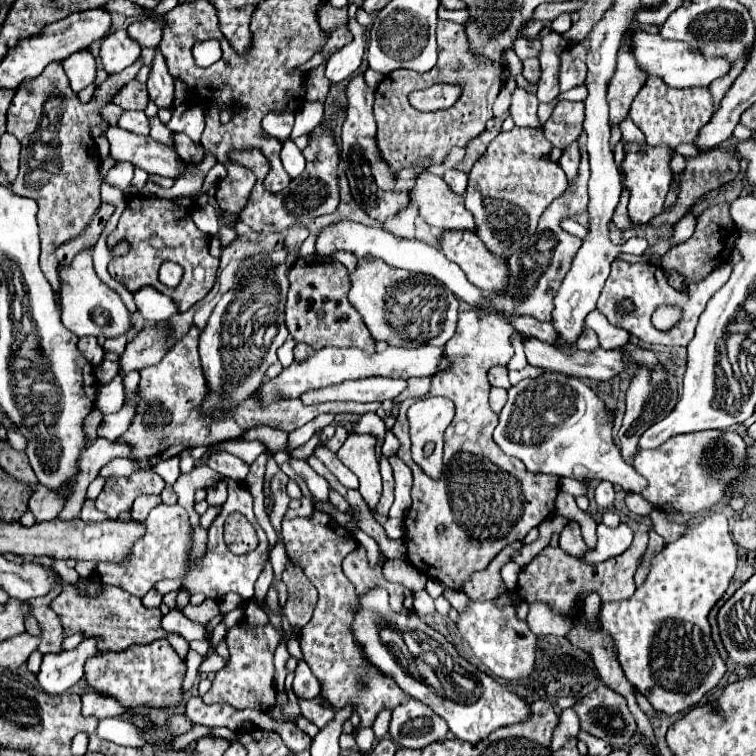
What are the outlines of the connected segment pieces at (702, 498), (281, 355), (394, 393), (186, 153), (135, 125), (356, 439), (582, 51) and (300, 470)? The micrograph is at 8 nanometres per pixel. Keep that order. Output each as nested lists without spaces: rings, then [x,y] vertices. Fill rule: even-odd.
[[[698,431],[698,433],[676,435],[656,449],[640,449],[632,459],[632,467],[648,481],[648,487],[642,491],[642,497],[646,501],[650,501],[654,507],[676,509],[680,513],[696,515],[696,513],[702,513],[702,511],[714,507],[724,497],[724,489],[736,489],[732,485],[732,479],[736,479],[740,475],[744,455],[746,455],[746,443],[742,441],[742,437],[738,433]]]
[[[289,337],[286,342],[278,349],[277,356],[283,367],[288,367],[294,361],[293,349],[296,342]]]
[[[372,377],[372,379],[358,379],[348,381],[332,387],[322,387],[316,391],[306,391],[300,399],[306,405],[318,405],[328,401],[358,401],[358,403],[372,403],[372,401],[386,401],[398,397],[406,389],[404,379],[384,379],[384,377]]]
[[[172,133],[172,143],[176,147],[176,153],[190,161],[190,163],[202,163],[204,159],[204,147],[194,143],[186,133]]]
[[[124,111],[118,119],[118,127],[132,131],[136,135],[148,135],[150,133],[150,121],[144,111]]]
[[[348,435],[346,443],[338,451],[338,459],[352,469],[360,479],[360,495],[364,497],[370,511],[376,509],[376,503],[382,495],[382,477],[378,469],[378,457],[376,457],[376,435]]]
[[[588,39],[580,43],[572,43],[562,53],[562,65],[560,65],[560,91],[568,91],[572,87],[578,87],[584,83],[586,75],[586,49]]]
[[[290,459],[292,467],[296,469],[296,473],[306,481],[312,497],[318,501],[318,503],[326,503],[328,501],[328,491],[330,491],[330,485],[324,477],[320,477],[306,461],[300,461],[300,459]]]

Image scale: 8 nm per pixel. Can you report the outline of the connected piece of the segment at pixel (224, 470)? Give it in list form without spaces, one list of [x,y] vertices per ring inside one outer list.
[[[214,451],[212,455],[208,455],[206,465],[210,469],[214,469],[216,473],[220,473],[224,477],[230,477],[234,481],[244,481],[248,471],[250,471],[248,463],[244,463],[242,459],[238,459],[232,453],[226,453],[226,451]]]

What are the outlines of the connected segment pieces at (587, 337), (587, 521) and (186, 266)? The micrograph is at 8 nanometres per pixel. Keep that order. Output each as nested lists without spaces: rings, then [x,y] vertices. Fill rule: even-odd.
[[[584,329],[582,337],[578,339],[578,349],[582,349],[582,351],[596,351],[596,347],[598,347],[596,333],[592,329]]]
[[[582,511],[582,515],[575,520],[580,526],[582,530],[583,539],[589,549],[593,549],[596,546],[597,535],[596,535],[596,527],[597,523],[594,521],[592,517],[588,515],[588,513]]]
[[[132,197],[120,217],[120,223],[107,237],[108,247],[114,247],[120,241],[126,241],[130,245],[130,251],[110,261],[108,273],[112,275],[112,279],[120,281],[130,293],[150,285],[168,295],[176,303],[178,313],[184,313],[194,303],[204,299],[216,281],[218,259],[210,255],[206,235],[194,225],[190,209],[178,209],[164,199]],[[164,261],[174,261],[184,269],[184,277],[176,289],[170,289],[158,281],[158,269]]]

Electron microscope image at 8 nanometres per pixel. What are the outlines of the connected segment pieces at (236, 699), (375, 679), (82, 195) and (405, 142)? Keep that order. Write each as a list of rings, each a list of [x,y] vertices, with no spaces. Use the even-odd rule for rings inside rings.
[[[246,621],[236,623],[228,629],[224,637],[230,649],[230,663],[216,673],[210,691],[202,697],[204,703],[228,703],[228,705],[244,705],[244,703],[258,703],[264,693],[276,693],[273,687],[274,651],[282,641],[282,633],[272,625],[250,625]]]
[[[316,509],[312,511],[310,517],[294,517],[294,519],[284,517],[282,537],[288,557],[298,567],[302,567],[302,571],[318,591],[318,603],[314,615],[302,627],[300,647],[312,673],[322,683],[320,695],[326,697],[330,705],[336,709],[344,707],[346,701],[352,701],[356,705],[358,715],[362,717],[360,725],[372,727],[378,711],[394,709],[406,699],[406,695],[396,683],[392,683],[392,679],[384,677],[380,671],[376,671],[372,665],[366,663],[364,655],[360,653],[360,647],[352,639],[350,625],[354,621],[358,597],[354,593],[352,583],[342,573],[342,559],[344,555],[356,549],[358,541],[342,525],[338,525],[328,513]]]
[[[142,59],[126,67],[122,73],[110,75],[102,87],[96,91],[96,99],[90,103],[80,103],[78,95],[70,89],[70,81],[62,69],[62,63],[50,63],[44,73],[24,83],[20,89],[16,89],[16,95],[8,109],[8,121],[6,131],[12,133],[20,145],[20,173],[12,185],[12,191],[20,197],[34,199],[38,205],[38,225],[40,225],[40,239],[42,239],[42,253],[44,253],[44,275],[58,293],[60,281],[56,271],[56,255],[54,251],[74,239],[78,233],[82,233],[92,219],[92,215],[100,207],[100,179],[98,179],[98,167],[100,157],[96,151],[96,143],[90,135],[90,129],[94,125],[100,125],[106,129],[100,107],[110,103],[112,95],[128,81],[132,81],[140,67]]]
[[[438,21],[438,63],[434,69],[430,69],[428,73],[414,73],[408,69],[396,69],[388,75],[382,77],[382,81],[376,87],[376,101],[374,101],[374,117],[378,123],[378,133],[376,133],[376,141],[380,147],[380,153],[384,157],[384,161],[388,161],[388,165],[398,171],[404,167],[420,167],[426,169],[430,165],[438,165],[446,159],[446,155],[450,153],[452,147],[466,147],[470,139],[474,139],[476,135],[480,135],[484,131],[486,121],[492,117],[492,105],[500,93],[500,73],[502,67],[498,63],[490,63],[484,57],[474,57],[468,49],[468,37],[464,33],[464,27],[452,21]],[[434,83],[460,83],[462,85],[462,95],[460,99],[454,103],[454,107],[450,109],[438,109],[432,113],[422,113],[416,111],[410,101],[408,101],[408,93],[414,89],[426,89],[432,87]]]

